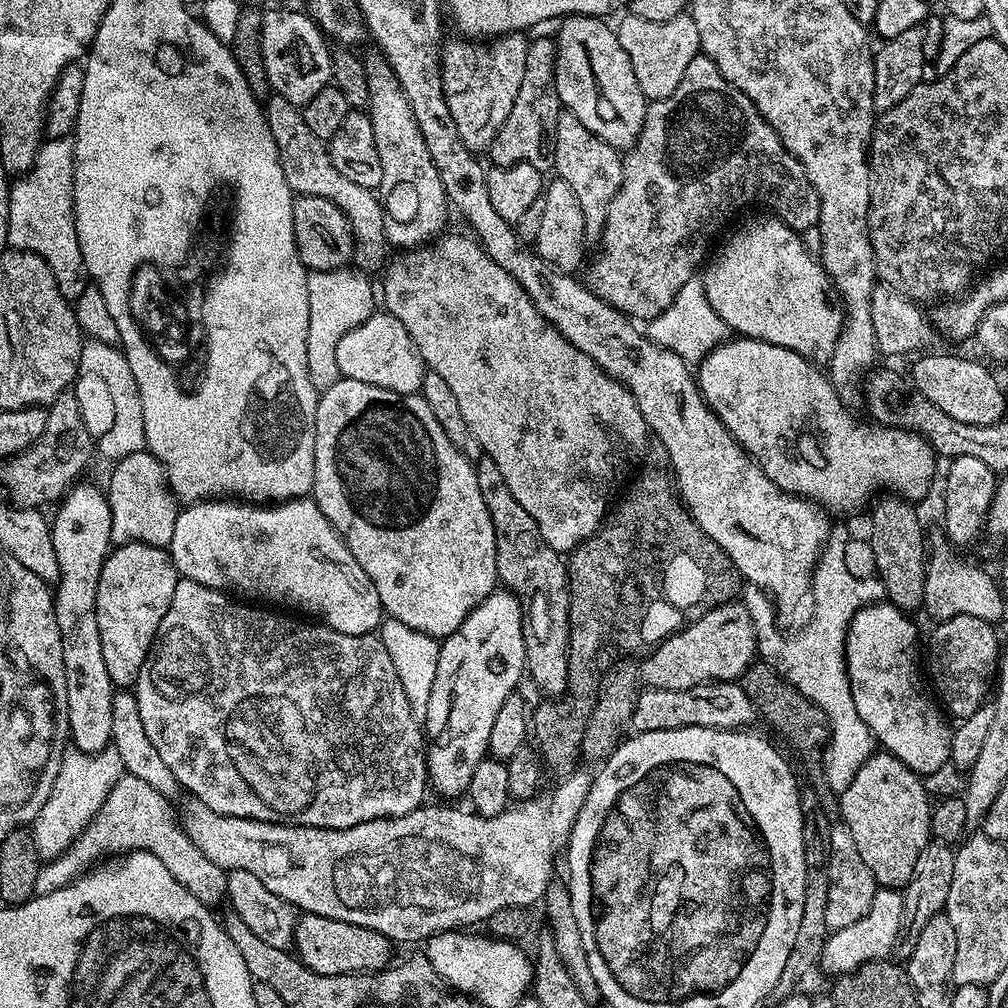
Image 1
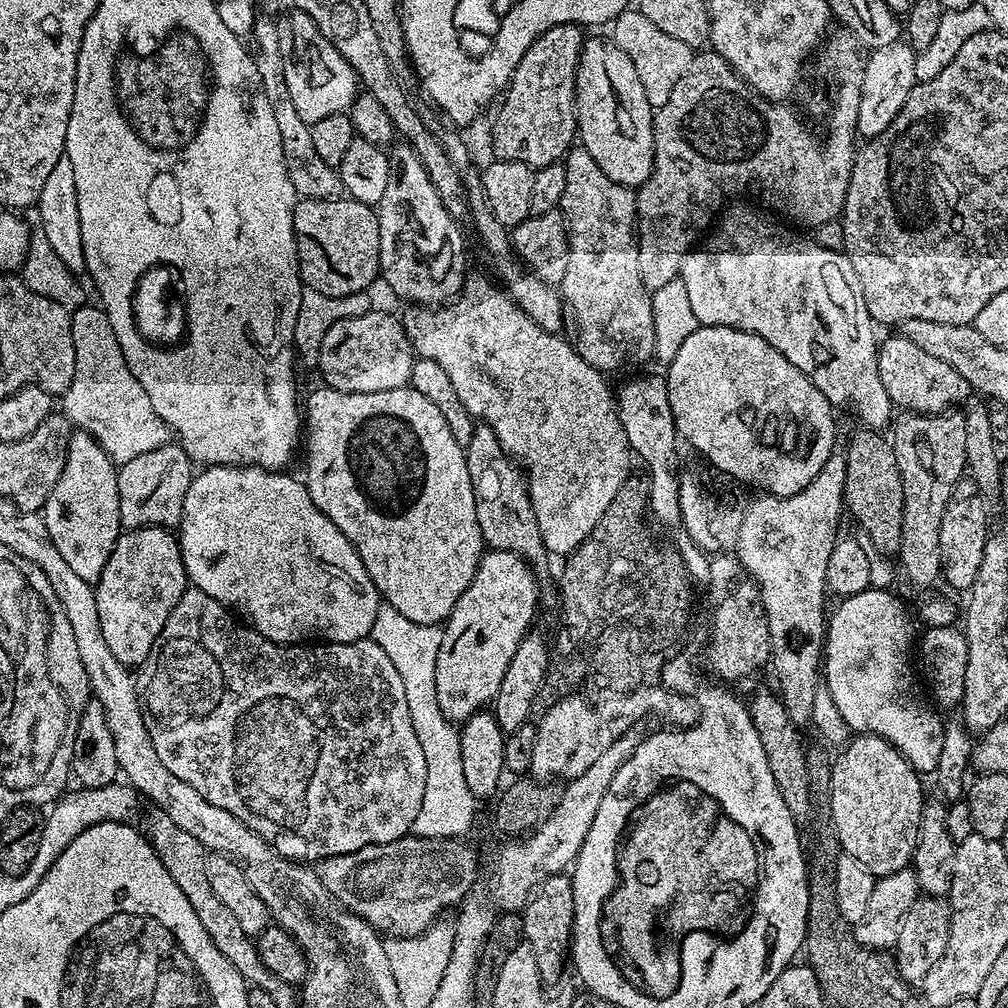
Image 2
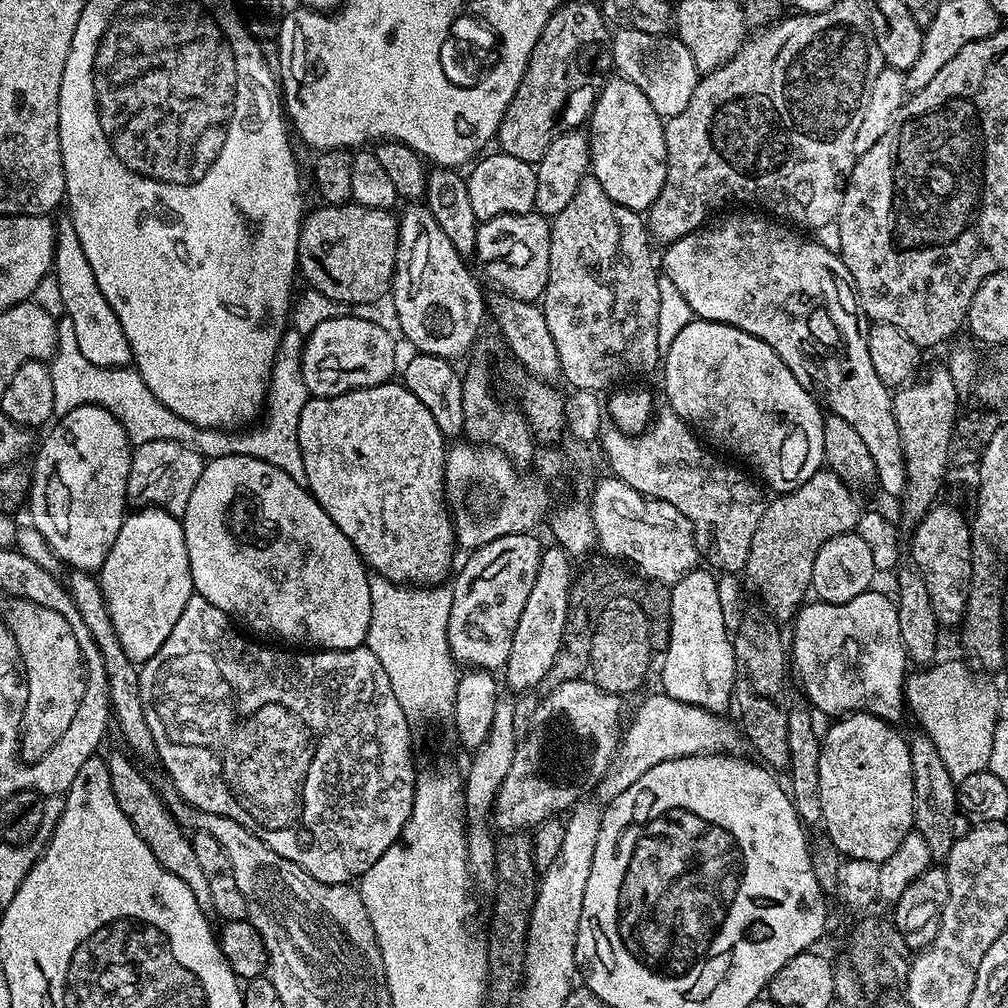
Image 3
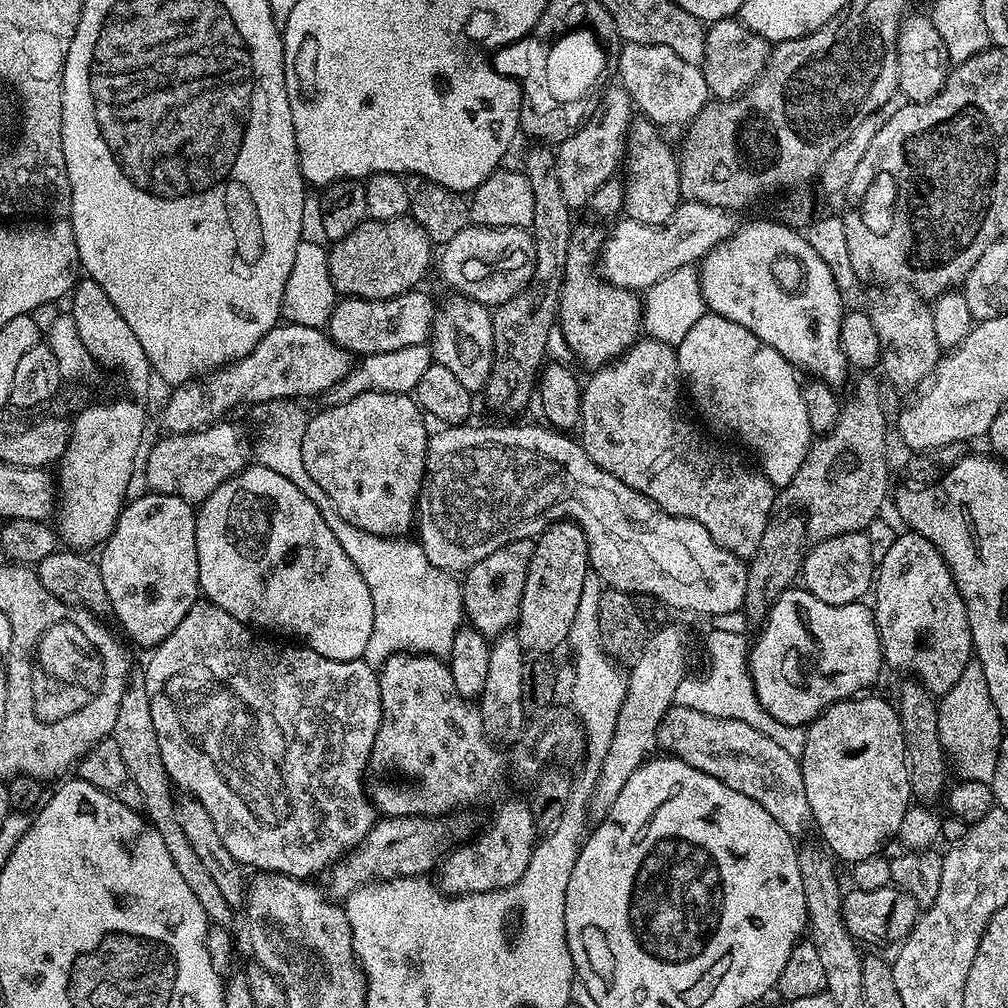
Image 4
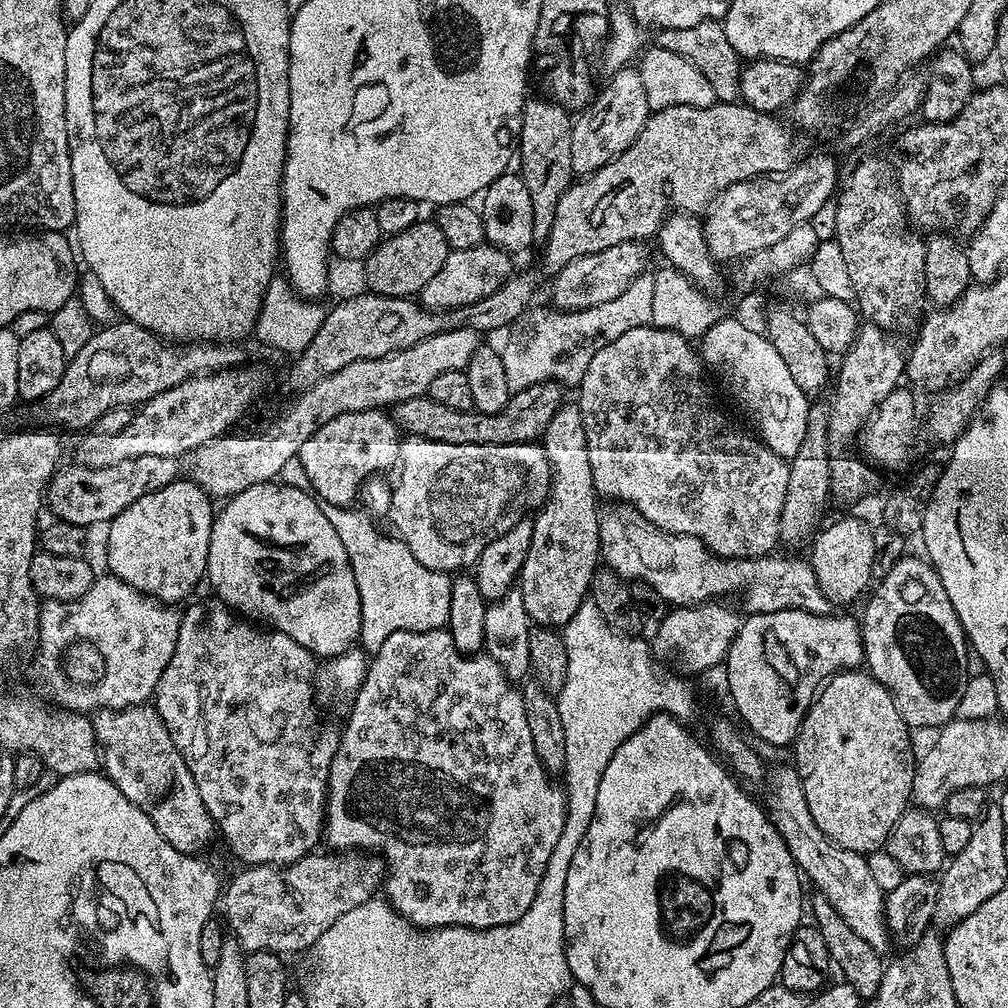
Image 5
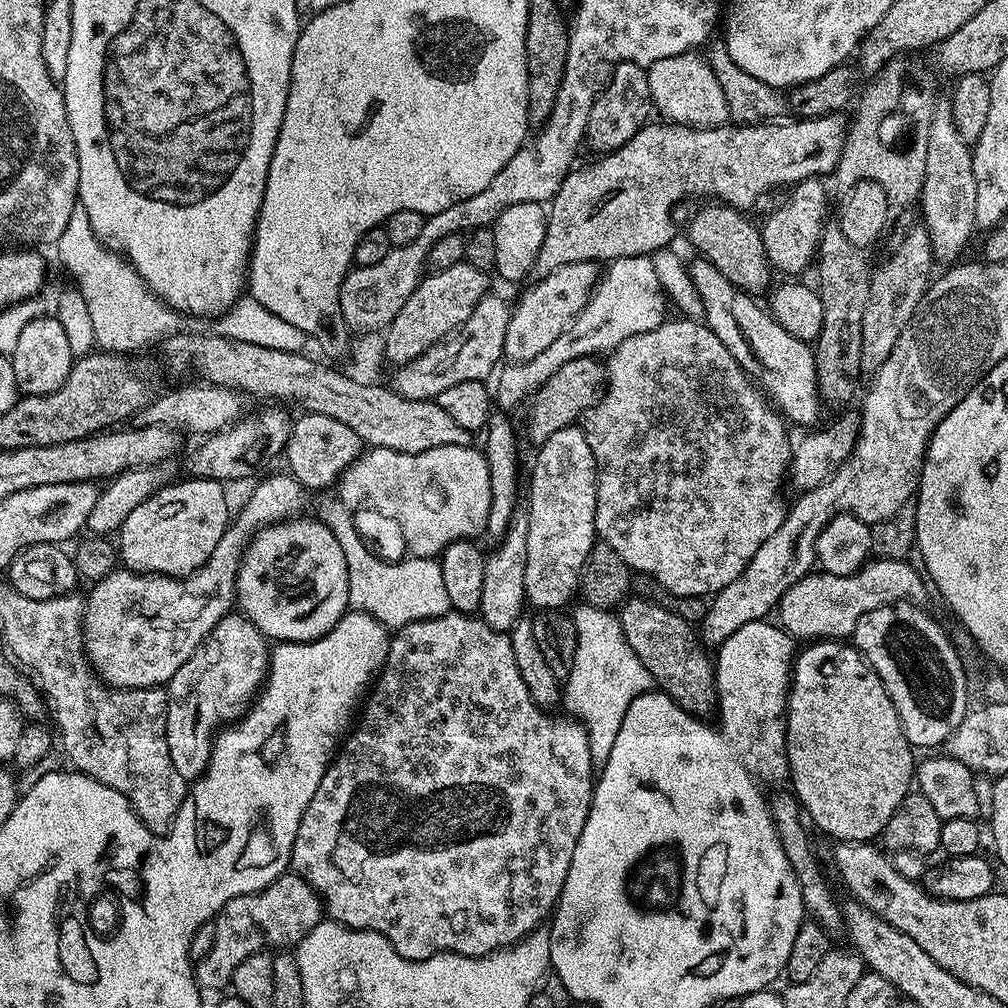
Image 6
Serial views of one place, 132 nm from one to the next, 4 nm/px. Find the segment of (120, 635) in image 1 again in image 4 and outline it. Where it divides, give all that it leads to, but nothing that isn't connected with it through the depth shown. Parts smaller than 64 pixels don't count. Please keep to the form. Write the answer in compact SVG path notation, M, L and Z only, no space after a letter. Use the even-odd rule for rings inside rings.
M149 491L147 495L137 500L129 499L125 503L110 538L99 549L98 563L102 570L102 582L106 582L111 615L116 616L125 634L134 643L151 650L174 634L174 626L186 618L186 610L190 610L190 606L201 599L202 593L198 582L196 512L193 505L187 504L182 498L161 492Z

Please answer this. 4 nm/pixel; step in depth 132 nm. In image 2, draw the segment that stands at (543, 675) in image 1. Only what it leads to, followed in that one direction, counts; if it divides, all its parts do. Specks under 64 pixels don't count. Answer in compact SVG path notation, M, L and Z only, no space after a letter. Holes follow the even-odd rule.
M476 424L470 446L463 449L485 545L497 552L518 554L533 569L540 570L550 560L550 553L542 542L542 530L538 530L538 518L534 518L534 506L530 502L528 481L520 465L502 450L498 434L485 424Z

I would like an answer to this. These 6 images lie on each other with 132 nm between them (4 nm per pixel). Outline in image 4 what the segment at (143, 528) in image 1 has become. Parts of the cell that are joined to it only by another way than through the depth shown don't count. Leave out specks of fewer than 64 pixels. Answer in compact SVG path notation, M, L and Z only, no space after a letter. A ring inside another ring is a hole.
M217 422L200 432L168 434L147 452L142 460L142 476L151 491L182 498L187 504L199 506L218 490L222 482L236 476L249 463L250 448L243 444L244 436L236 424Z

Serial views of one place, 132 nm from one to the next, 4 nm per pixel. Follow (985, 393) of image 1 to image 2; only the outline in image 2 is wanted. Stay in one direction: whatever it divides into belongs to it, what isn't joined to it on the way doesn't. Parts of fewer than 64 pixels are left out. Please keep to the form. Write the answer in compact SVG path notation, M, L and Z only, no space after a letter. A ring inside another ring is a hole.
M903 334L892 336L888 341L879 345L876 353L878 374L882 378L882 386L886 386L886 394L892 399L893 405L904 412L915 412L925 416L939 416L960 406L960 403L973 395L974 389L968 385L966 378L942 362L942 358L933 358L926 354L910 338Z

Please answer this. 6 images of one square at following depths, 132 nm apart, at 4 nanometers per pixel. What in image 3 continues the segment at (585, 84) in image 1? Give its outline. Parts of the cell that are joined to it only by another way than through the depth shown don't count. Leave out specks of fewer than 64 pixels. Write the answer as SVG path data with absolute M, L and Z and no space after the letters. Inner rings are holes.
M619 74L613 77L605 82L592 108L592 121L586 127L590 172L618 206L644 214L666 182L665 121L634 82Z

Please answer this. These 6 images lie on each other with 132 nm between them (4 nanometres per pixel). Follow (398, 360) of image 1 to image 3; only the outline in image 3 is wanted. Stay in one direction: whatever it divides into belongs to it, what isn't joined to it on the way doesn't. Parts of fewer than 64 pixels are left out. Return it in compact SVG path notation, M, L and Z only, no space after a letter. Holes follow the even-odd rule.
M335 316L314 331L307 333L304 351L300 354L300 369L309 393L313 397L341 396L354 390L373 388L389 383L397 375L396 344L380 324L360 316Z

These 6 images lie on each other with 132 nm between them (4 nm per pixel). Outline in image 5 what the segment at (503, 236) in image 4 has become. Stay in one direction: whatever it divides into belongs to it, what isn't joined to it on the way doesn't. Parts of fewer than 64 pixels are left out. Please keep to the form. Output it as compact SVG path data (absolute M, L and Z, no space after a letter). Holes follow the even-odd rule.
M487 242L470 250L449 251L446 262L442 262L442 270L438 270L438 274L434 274L434 278L430 278L430 282L426 282L419 292L419 303L433 312L450 312L453 308L464 308L478 302L494 294L494 290L498 290L514 275L512 260L509 253Z

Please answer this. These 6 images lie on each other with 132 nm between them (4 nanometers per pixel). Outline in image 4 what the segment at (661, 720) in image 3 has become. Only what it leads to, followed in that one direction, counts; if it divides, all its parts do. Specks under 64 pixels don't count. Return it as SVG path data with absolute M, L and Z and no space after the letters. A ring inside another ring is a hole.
M674 706L664 715L660 729L656 731L656 743L661 749L664 747L668 751L665 753L694 766L694 770L703 770L706 774L718 778L718 782L730 786L730 790L738 790L746 794L746 798L754 798L754 802L762 805L766 812L793 838L800 838L803 832L813 831L814 821L810 802L806 802L806 786L802 782L799 759L786 754L786 750L782 750L782 746L778 746L774 738L766 738L762 730L754 730L754 726L746 726L746 722L702 714L702 710Z

